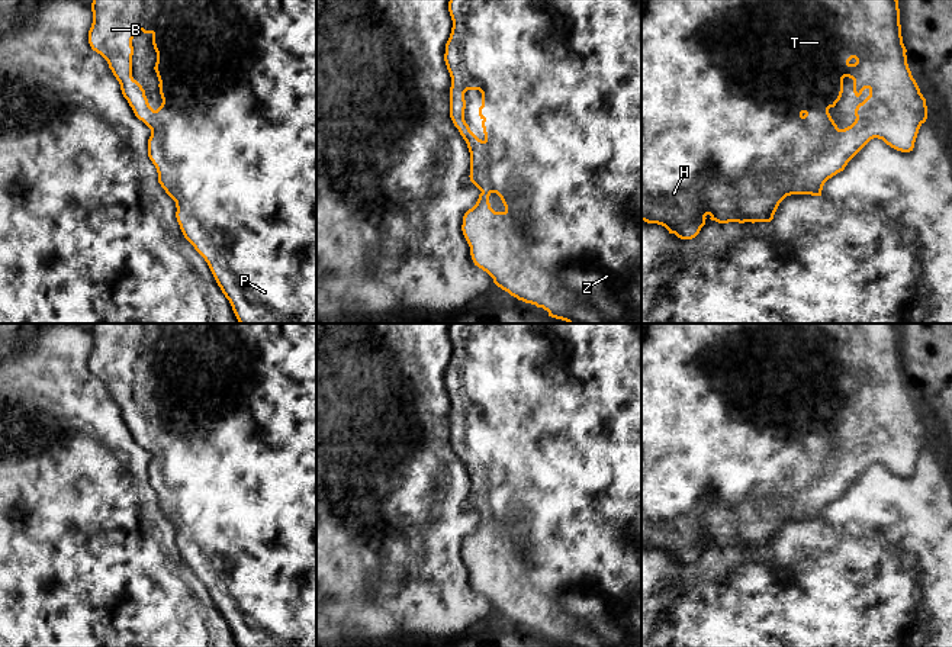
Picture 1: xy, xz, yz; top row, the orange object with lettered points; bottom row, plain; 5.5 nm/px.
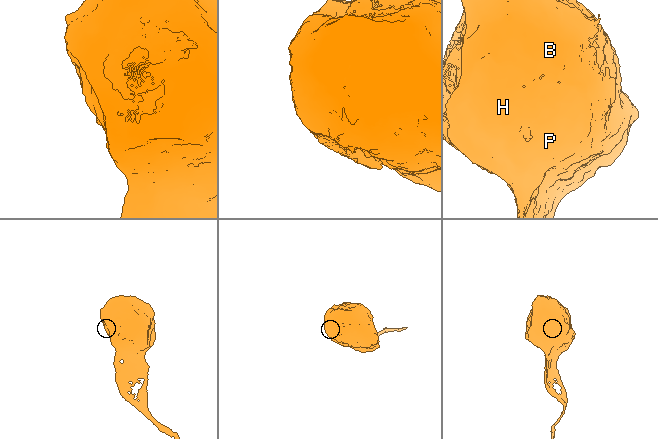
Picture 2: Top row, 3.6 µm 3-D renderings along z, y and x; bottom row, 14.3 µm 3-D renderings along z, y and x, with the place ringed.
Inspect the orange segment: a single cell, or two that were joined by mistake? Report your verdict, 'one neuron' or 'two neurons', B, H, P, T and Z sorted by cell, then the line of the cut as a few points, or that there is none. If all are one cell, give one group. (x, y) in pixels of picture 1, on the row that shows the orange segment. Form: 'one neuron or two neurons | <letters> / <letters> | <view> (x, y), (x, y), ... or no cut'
one neuron | B H P T Z | no cut

